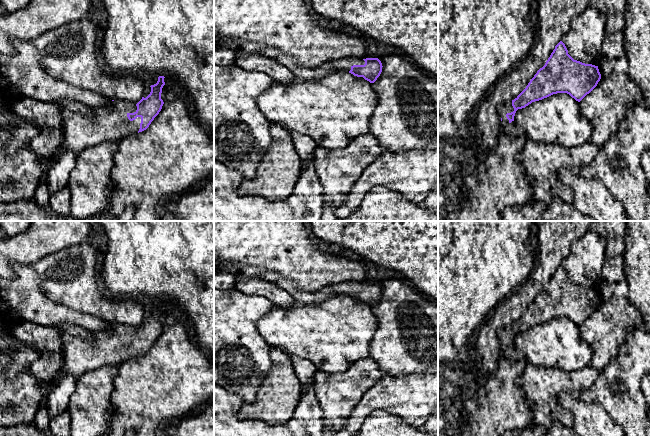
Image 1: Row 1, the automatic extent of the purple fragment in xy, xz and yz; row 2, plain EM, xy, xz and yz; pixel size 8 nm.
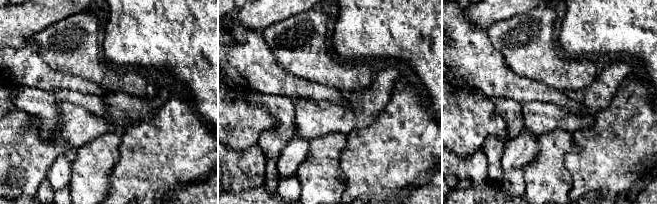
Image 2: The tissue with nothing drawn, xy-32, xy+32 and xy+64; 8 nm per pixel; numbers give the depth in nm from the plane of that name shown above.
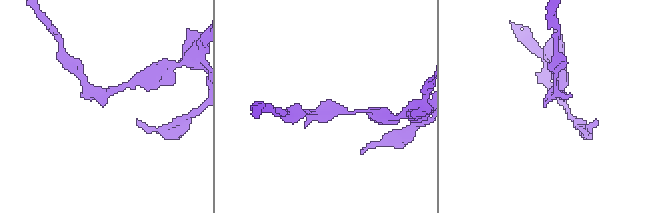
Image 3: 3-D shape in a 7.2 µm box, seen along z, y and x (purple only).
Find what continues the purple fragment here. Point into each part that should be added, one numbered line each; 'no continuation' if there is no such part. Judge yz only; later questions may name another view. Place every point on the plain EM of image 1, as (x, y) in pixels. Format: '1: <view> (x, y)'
1: yz (510, 353)

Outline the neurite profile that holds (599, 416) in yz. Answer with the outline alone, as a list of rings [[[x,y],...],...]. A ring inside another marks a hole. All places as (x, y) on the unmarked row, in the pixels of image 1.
[[[565,392],[558,395],[558,400],[572,413],[572,429],[579,436],[626,436],[623,429],[611,419],[600,404],[588,404]]]

